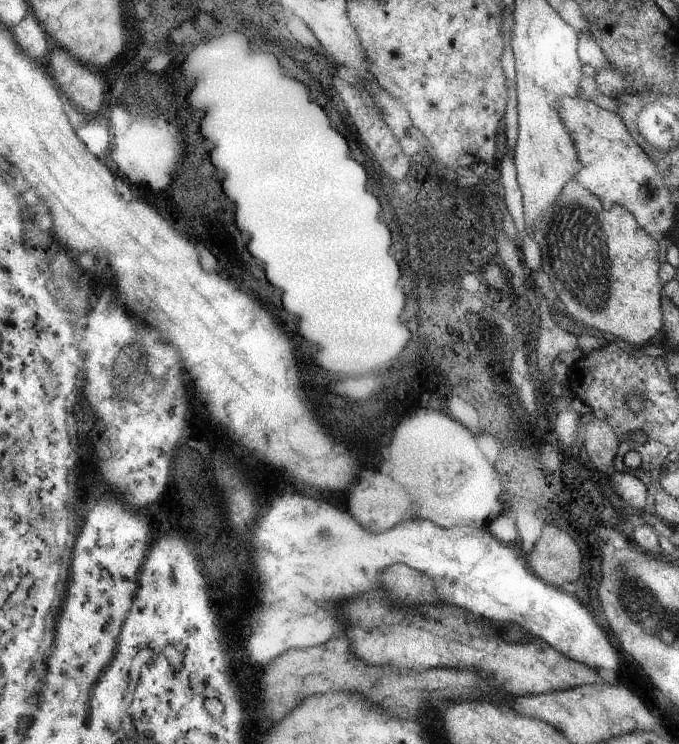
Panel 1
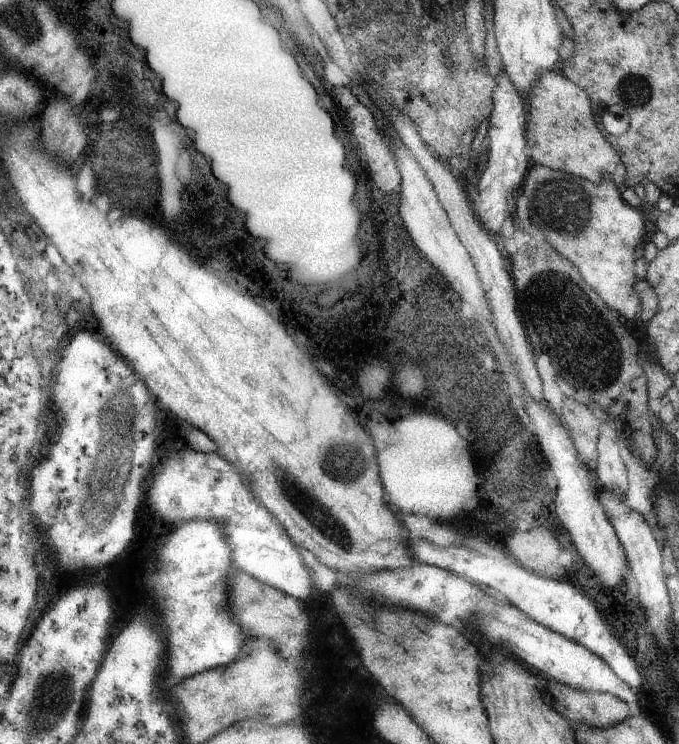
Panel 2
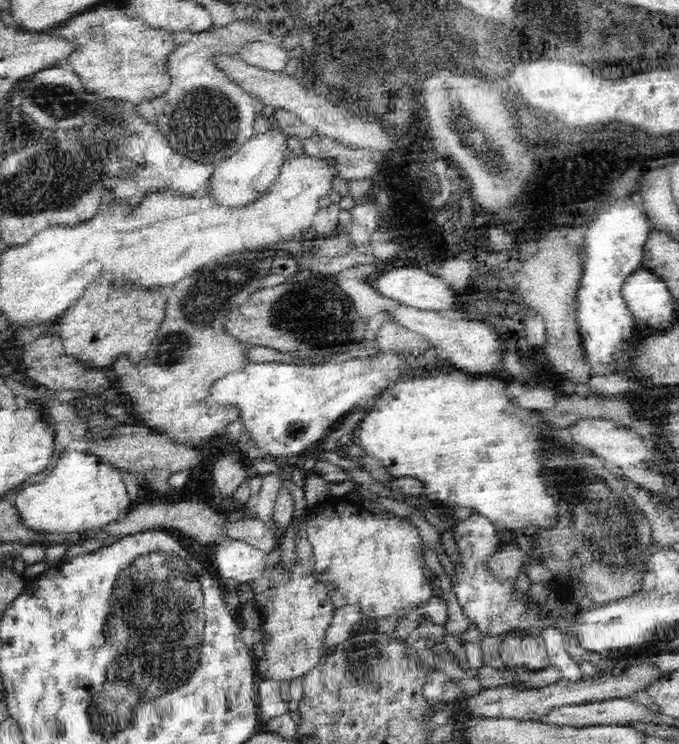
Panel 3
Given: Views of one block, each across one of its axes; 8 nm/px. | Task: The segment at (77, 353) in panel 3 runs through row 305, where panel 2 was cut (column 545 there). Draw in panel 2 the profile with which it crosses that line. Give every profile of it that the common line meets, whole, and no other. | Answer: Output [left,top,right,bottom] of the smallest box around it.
[527,72,627,184]

